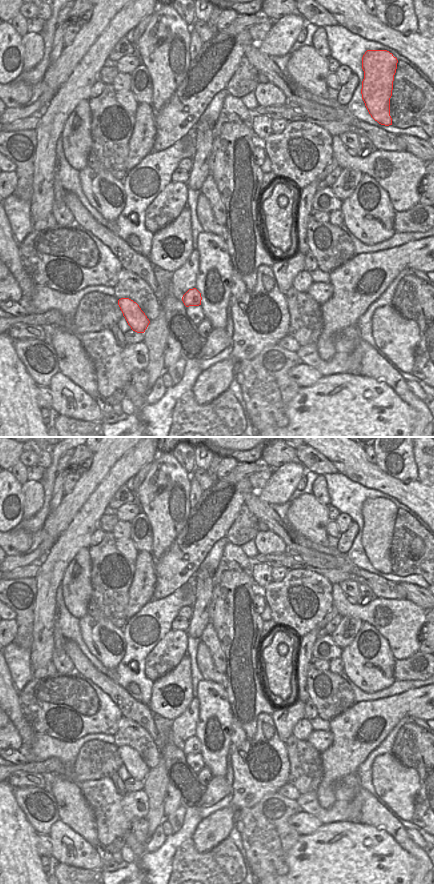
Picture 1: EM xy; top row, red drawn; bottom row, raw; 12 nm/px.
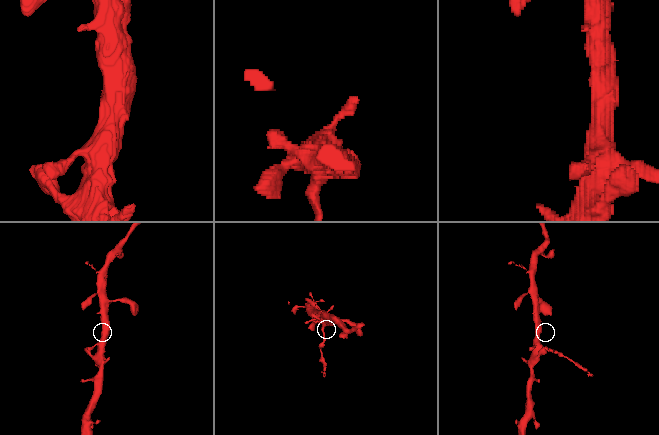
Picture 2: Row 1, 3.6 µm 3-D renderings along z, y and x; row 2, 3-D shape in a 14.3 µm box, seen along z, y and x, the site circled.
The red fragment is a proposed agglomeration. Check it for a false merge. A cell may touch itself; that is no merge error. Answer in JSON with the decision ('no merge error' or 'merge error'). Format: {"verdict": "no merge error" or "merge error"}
{"verdict": "merge error"}

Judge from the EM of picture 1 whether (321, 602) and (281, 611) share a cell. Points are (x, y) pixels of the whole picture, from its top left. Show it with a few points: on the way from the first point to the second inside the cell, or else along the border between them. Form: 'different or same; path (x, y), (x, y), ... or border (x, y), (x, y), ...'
same; path (316, 614), (311, 619), (301, 622), (293, 614)

